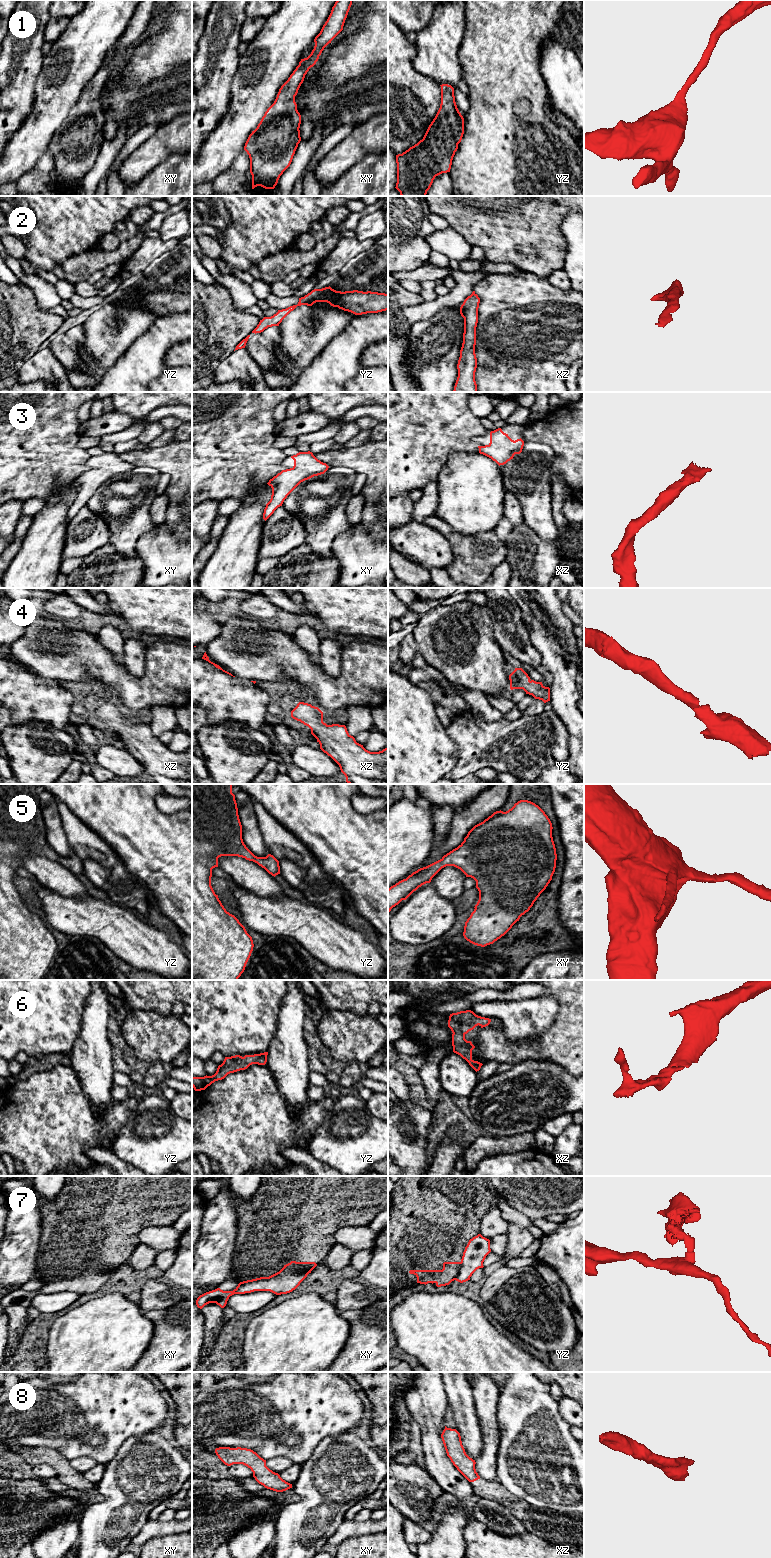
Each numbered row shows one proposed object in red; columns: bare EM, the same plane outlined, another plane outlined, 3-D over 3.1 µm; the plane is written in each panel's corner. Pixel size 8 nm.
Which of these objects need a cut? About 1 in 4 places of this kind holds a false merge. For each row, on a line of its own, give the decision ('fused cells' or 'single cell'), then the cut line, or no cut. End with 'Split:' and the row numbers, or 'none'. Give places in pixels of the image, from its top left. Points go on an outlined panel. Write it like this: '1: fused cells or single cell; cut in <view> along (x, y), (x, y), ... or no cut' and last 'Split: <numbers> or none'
1: single cell; no cut
2: single cell; no cut
3: single cell; no cut
4: single cell; no cut
5: single cell; no cut
6: single cell; no cut
7: fused cells; cut in yz along (461, 1262), (454, 1279)
8: single cell; no cut
Split: 7

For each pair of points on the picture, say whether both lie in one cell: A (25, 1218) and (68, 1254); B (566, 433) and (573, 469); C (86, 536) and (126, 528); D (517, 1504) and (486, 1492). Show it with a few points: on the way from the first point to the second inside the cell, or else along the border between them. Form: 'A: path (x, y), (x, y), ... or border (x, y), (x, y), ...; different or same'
A: border (39, 1209), (41, 1215), (41, 1239), (36, 1253); different
B: path (573, 442), (573, 460); same
C: border (95, 512), (107, 523), (110, 532), (109, 542); different
D: path (509, 1501), (497, 1492), (494, 1492); same

